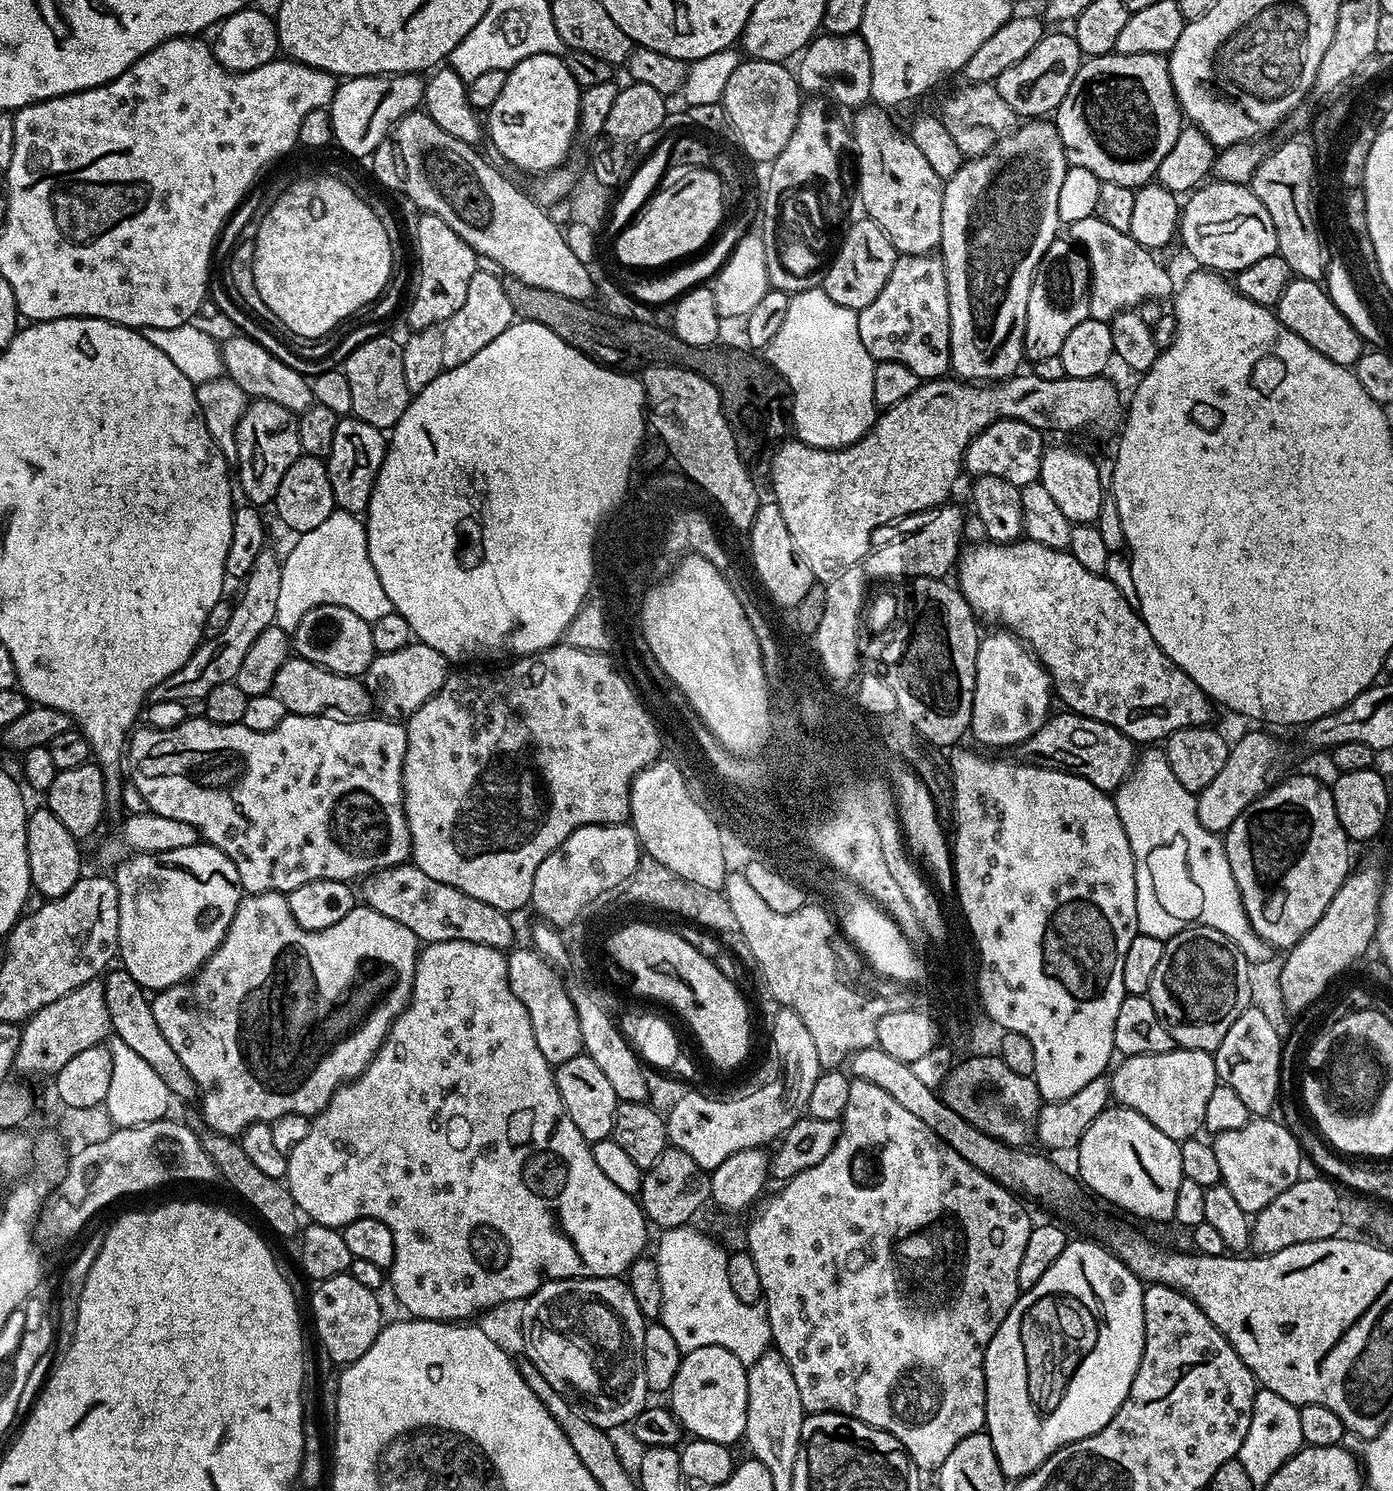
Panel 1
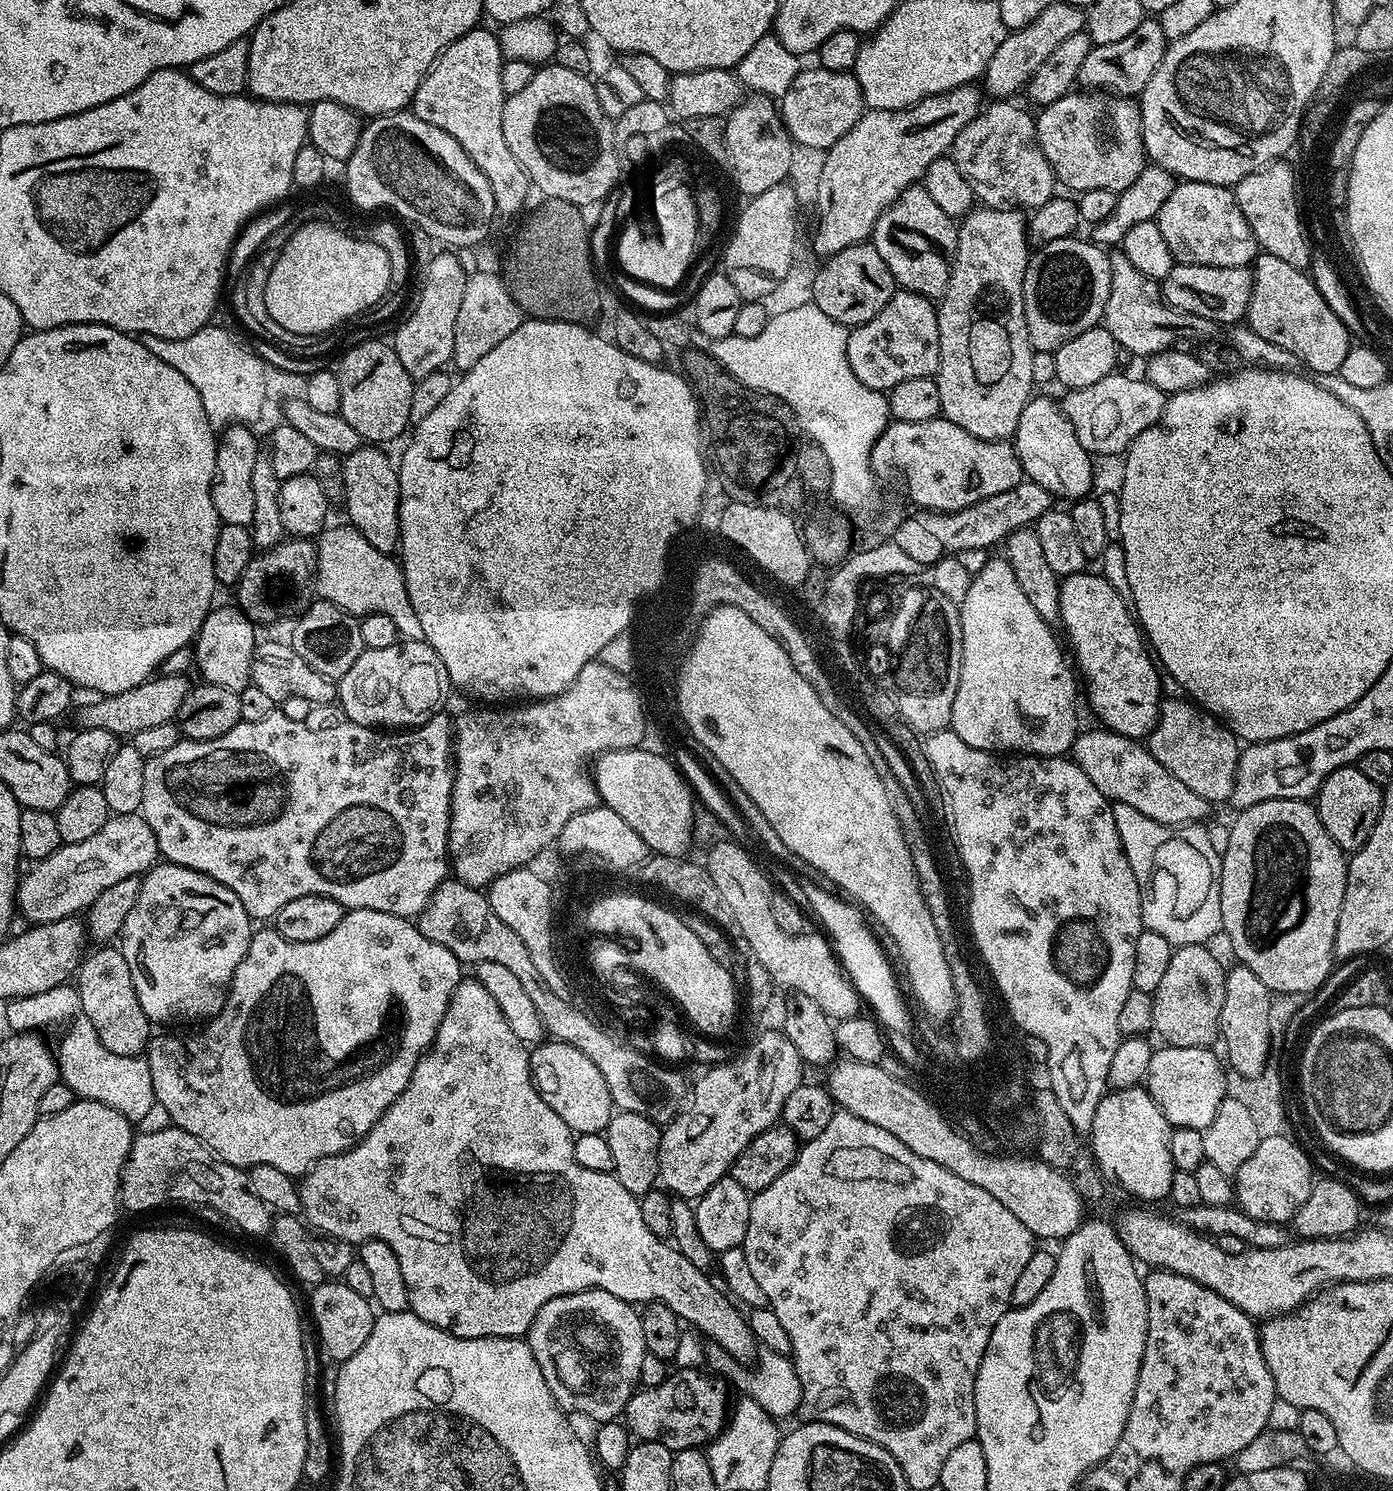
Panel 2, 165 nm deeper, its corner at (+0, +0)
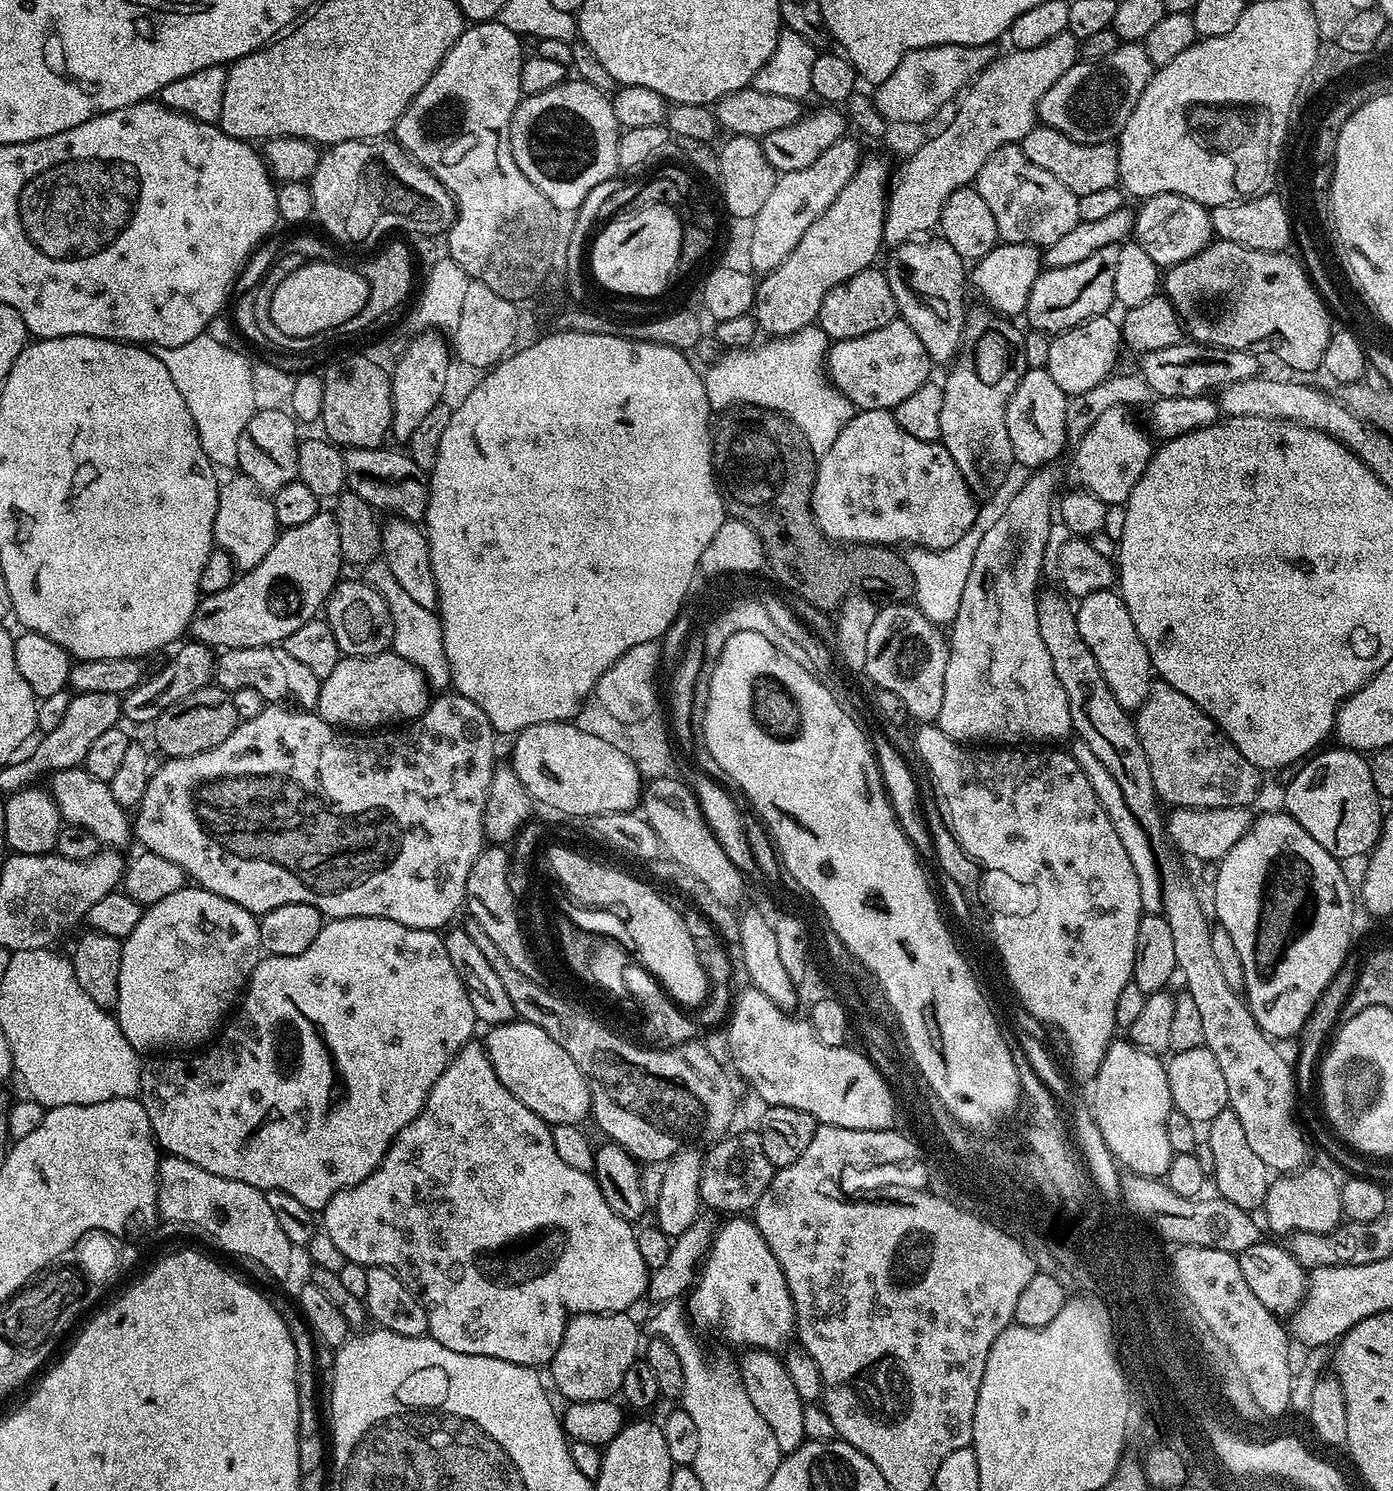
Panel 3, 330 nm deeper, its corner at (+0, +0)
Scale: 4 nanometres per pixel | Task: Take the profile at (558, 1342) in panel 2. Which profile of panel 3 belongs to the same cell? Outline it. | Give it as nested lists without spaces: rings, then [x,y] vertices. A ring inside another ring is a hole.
[[[591,1312],[590,1314],[582,1314],[581,1316],[573,1316],[569,1320],[566,1330],[562,1334],[562,1346],[558,1346],[558,1354],[554,1354],[552,1363],[550,1365],[550,1371],[552,1371],[552,1380],[556,1383],[556,1388],[565,1396],[565,1401],[568,1402],[590,1402],[591,1400],[607,1400],[615,1397],[619,1393],[622,1386],[622,1378],[626,1374],[626,1370],[630,1370],[630,1366],[641,1355],[642,1352],[642,1340],[640,1344],[640,1330],[642,1334],[642,1328],[635,1324],[631,1320],[631,1315],[628,1312]]]

